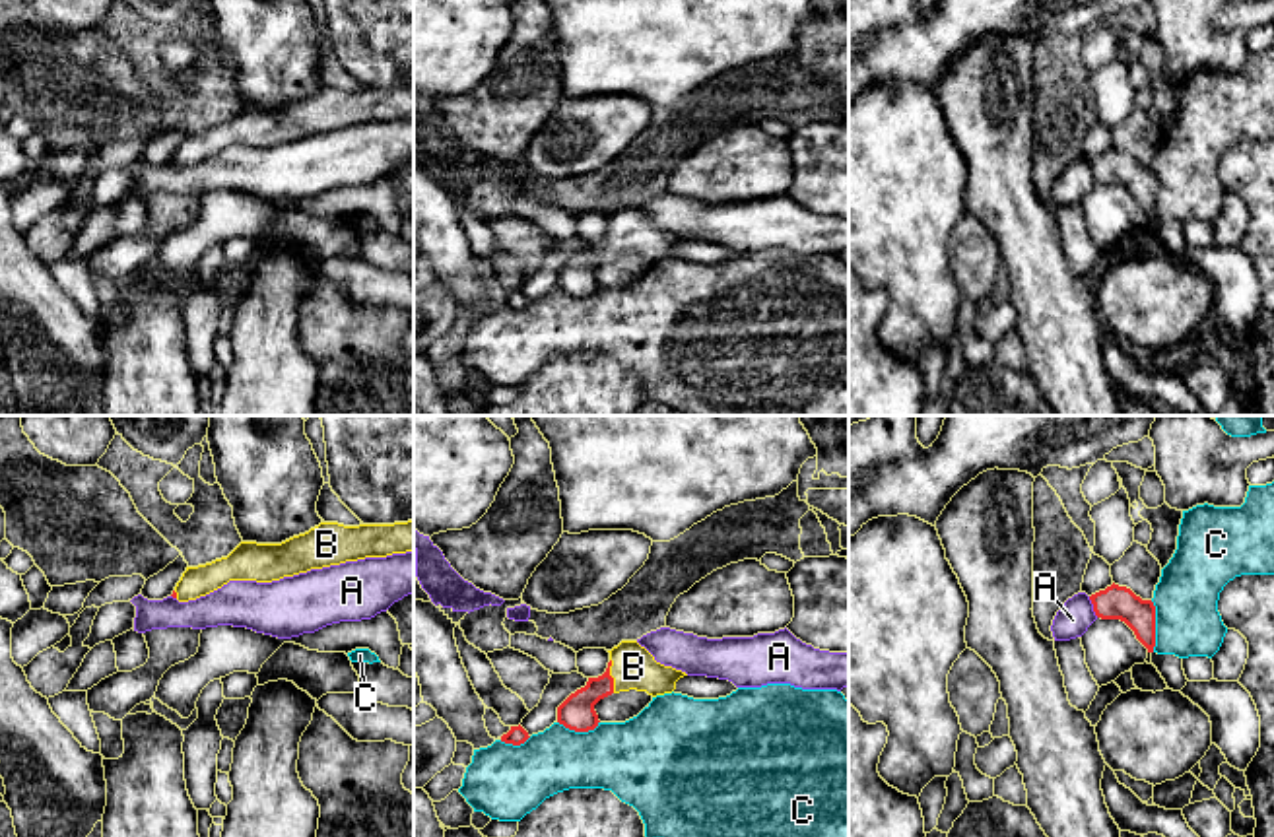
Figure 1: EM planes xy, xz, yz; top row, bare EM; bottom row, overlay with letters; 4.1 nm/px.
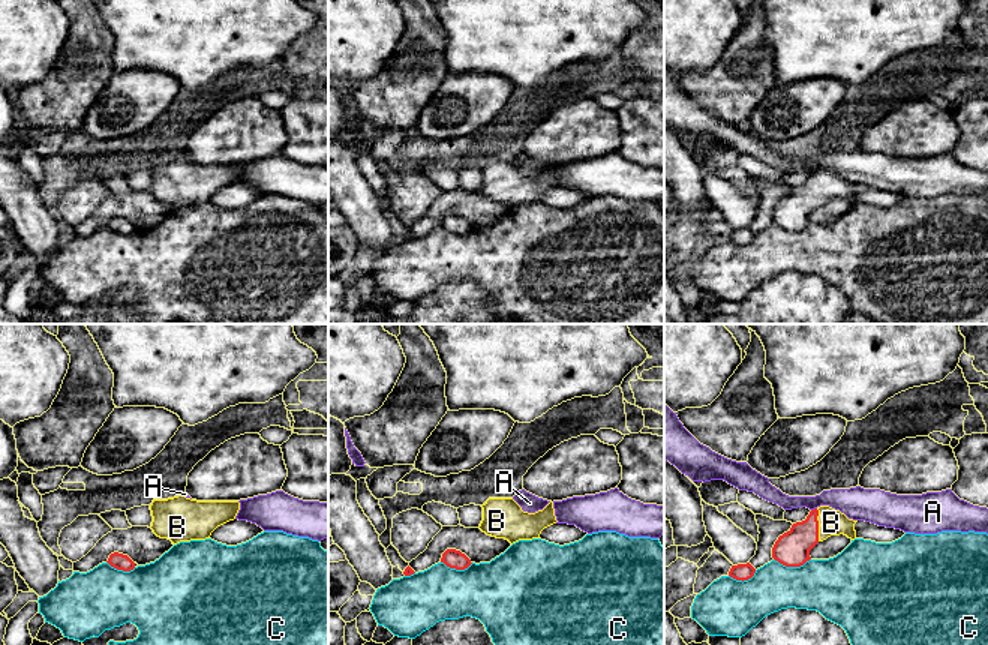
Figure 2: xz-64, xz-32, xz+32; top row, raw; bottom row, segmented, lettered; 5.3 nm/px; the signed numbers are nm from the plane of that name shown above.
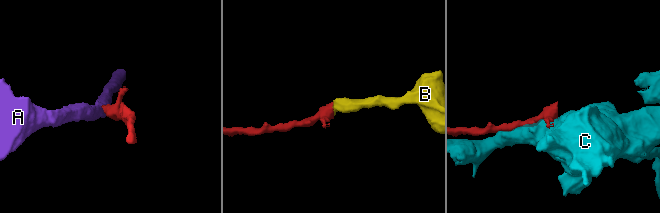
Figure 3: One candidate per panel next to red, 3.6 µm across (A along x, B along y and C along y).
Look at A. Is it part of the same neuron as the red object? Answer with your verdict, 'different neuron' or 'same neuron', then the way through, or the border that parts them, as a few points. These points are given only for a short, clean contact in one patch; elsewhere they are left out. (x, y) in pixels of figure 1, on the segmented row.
different neuron | along yz (1088, 597), (1098, 616)

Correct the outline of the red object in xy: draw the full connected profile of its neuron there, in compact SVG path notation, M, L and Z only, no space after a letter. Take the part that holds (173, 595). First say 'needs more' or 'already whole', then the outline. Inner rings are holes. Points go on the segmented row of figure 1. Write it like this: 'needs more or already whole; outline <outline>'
needs more; outline M414 520L359 526L320 522L282 544L241 542L227 557L186 567L171 596L188 602L229 581L272 583L311 569L406 552L414 552Z

